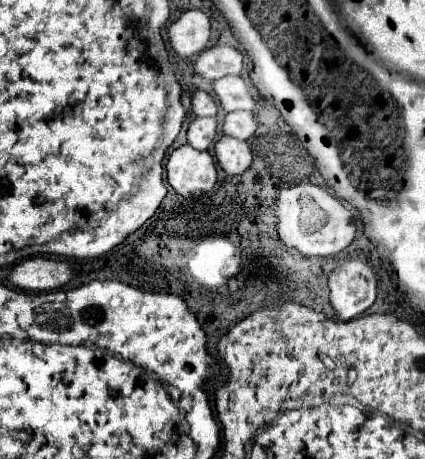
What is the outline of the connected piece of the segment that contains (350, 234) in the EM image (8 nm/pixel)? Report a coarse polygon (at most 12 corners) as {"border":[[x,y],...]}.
{"border":[[312,182],[278,188],[276,232],[304,256],[354,240],[350,210]]}

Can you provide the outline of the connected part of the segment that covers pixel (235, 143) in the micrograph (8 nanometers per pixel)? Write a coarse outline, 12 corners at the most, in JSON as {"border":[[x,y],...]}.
{"border":[[230,136],[216,140],[218,166],[228,176],[252,164],[248,142]]}

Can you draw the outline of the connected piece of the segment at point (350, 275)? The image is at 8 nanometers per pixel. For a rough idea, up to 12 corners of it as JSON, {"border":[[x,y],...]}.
{"border":[[346,260],[330,274],[330,304],[346,322],[376,300],[372,268]]}

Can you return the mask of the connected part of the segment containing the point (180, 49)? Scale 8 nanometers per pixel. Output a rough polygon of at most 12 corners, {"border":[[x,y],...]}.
{"border":[[186,10],[168,26],[180,58],[208,48],[210,20]]}

